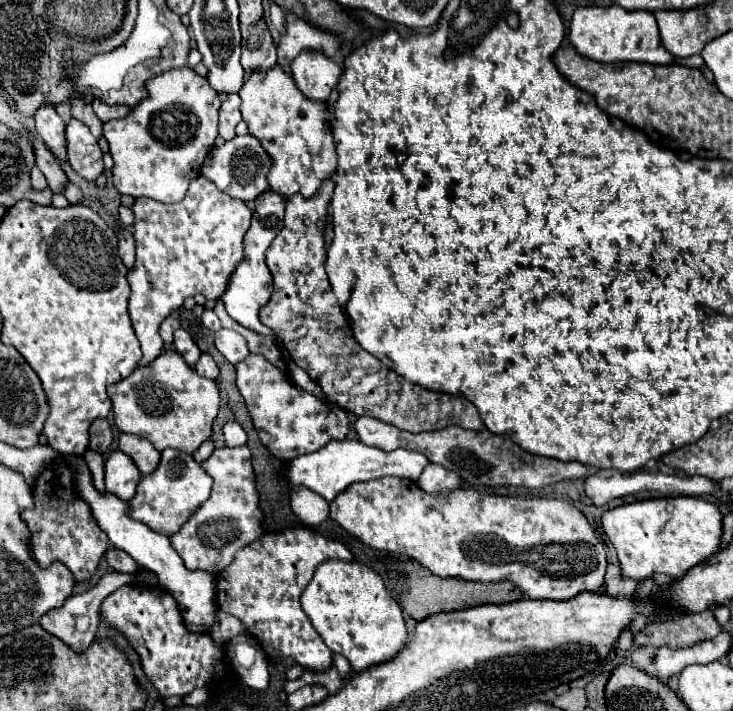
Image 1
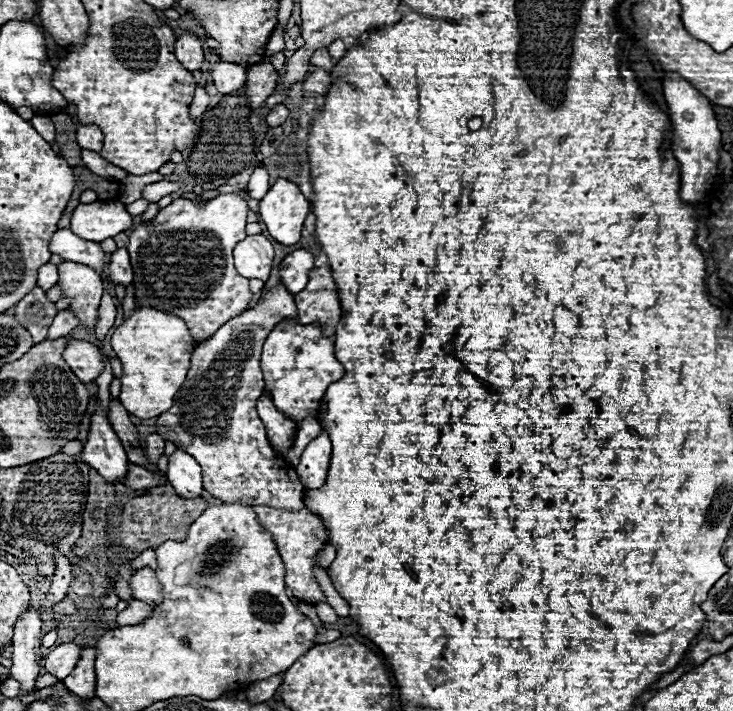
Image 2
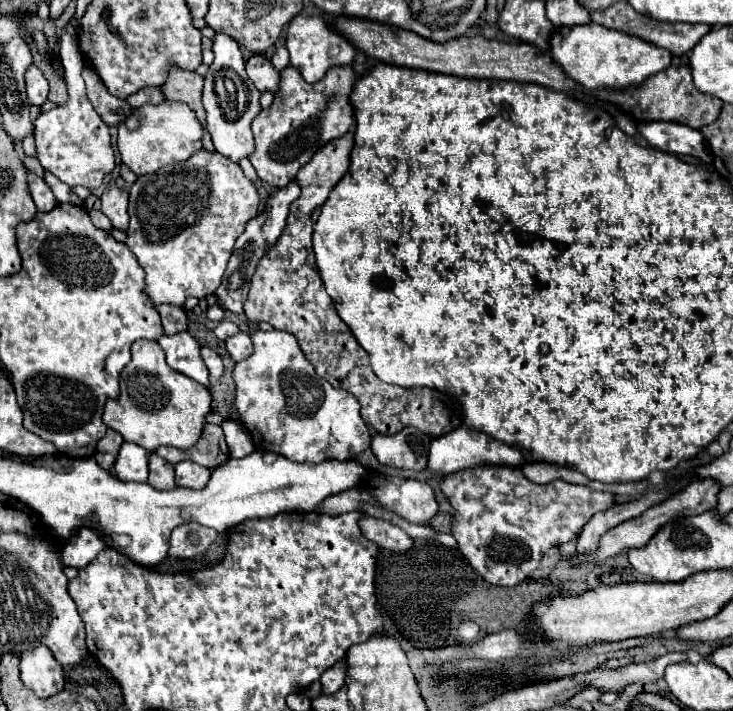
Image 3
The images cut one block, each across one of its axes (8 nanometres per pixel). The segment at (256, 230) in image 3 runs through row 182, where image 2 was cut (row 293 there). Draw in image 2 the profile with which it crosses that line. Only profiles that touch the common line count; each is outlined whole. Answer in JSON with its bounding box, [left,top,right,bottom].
[278,250,314,296]

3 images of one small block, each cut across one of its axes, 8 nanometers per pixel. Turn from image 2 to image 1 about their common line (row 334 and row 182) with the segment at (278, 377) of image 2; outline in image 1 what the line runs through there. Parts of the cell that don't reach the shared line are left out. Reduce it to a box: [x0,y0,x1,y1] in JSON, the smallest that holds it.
[238,64,336,198]

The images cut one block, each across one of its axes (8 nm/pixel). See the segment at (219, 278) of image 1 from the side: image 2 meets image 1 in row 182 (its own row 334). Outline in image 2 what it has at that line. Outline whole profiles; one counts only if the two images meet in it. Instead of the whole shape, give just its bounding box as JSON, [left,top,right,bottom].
[128,194,252,344]

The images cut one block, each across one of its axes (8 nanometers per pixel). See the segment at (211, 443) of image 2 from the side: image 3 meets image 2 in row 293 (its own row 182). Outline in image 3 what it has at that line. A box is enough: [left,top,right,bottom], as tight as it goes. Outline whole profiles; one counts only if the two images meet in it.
[250,64,358,188]

